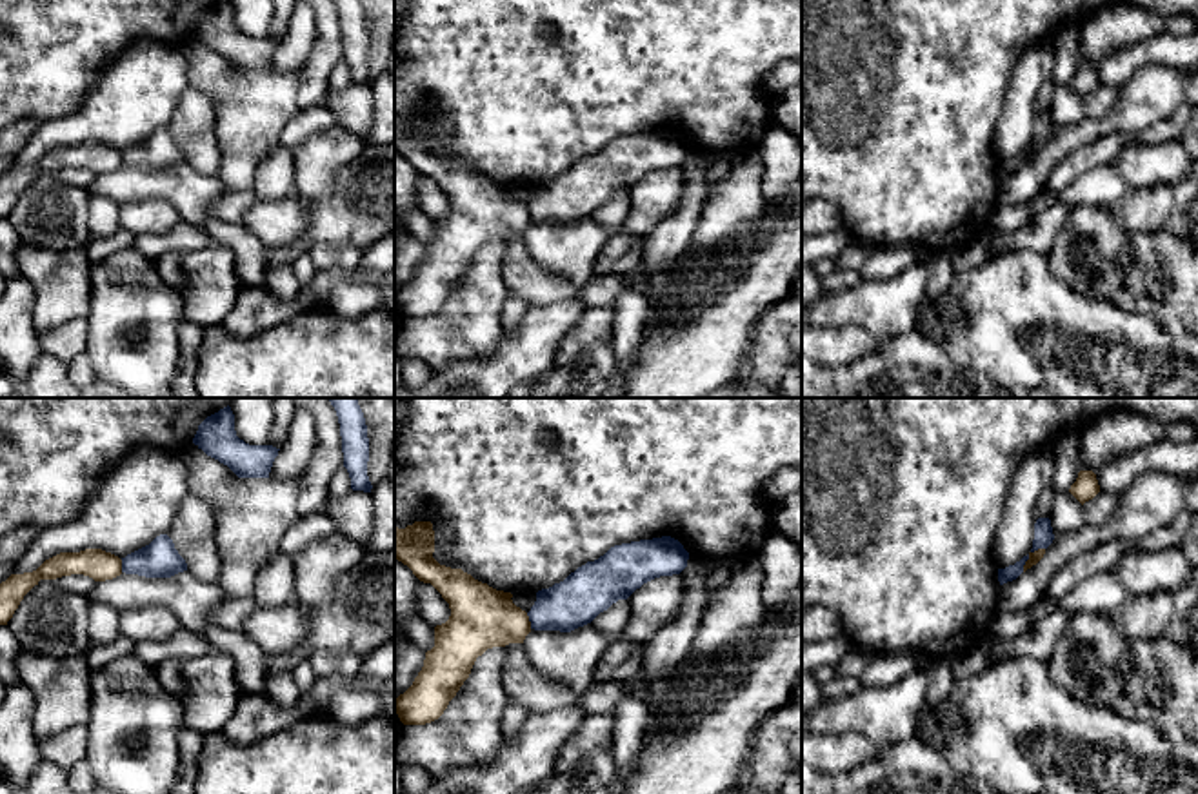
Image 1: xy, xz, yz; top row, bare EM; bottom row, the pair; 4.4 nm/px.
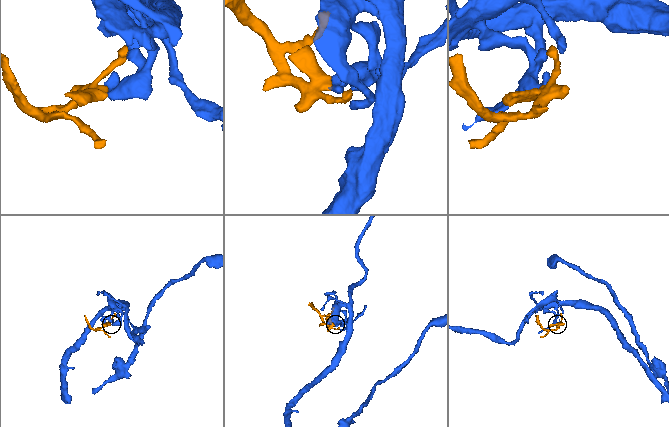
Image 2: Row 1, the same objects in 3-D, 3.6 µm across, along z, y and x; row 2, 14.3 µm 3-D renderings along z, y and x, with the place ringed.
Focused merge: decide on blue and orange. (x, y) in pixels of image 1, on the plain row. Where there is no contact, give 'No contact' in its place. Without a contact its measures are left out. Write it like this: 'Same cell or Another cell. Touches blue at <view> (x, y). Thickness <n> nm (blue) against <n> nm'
Another cell. Touches blue at yz (1028, 149). Thickness 70 nm (blue) against 50 nm

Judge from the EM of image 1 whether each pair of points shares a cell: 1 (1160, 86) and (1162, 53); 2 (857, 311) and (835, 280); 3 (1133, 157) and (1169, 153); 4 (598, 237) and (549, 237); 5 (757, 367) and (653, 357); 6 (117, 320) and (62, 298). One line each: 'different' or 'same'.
1: different
2: different
3: same
4: same
5: different
6: different

